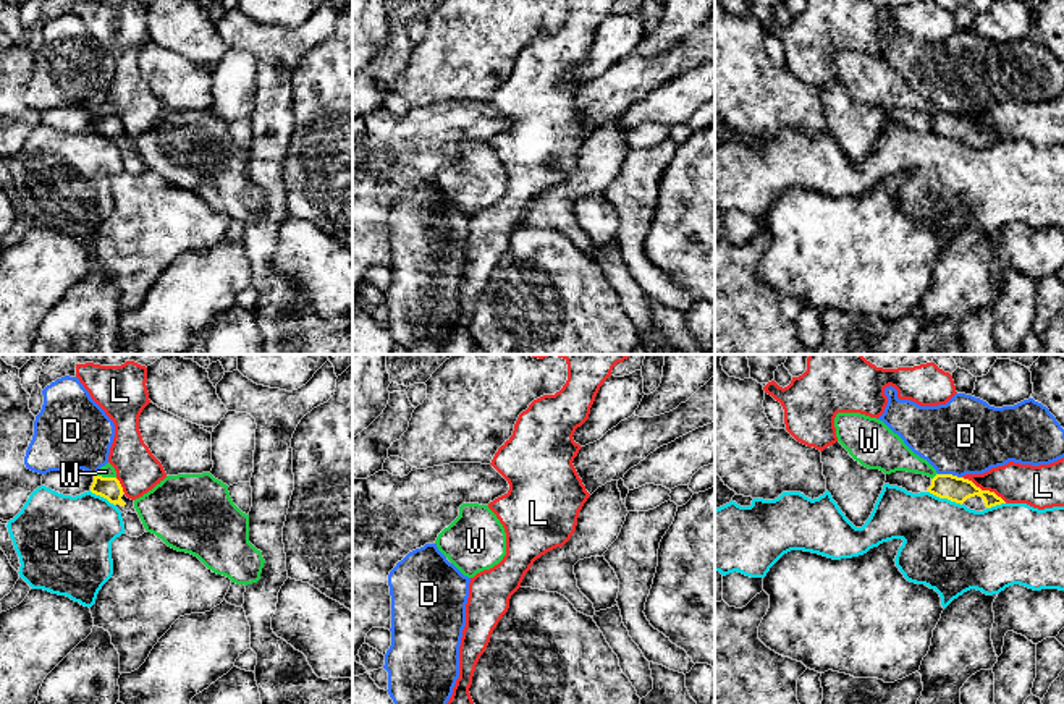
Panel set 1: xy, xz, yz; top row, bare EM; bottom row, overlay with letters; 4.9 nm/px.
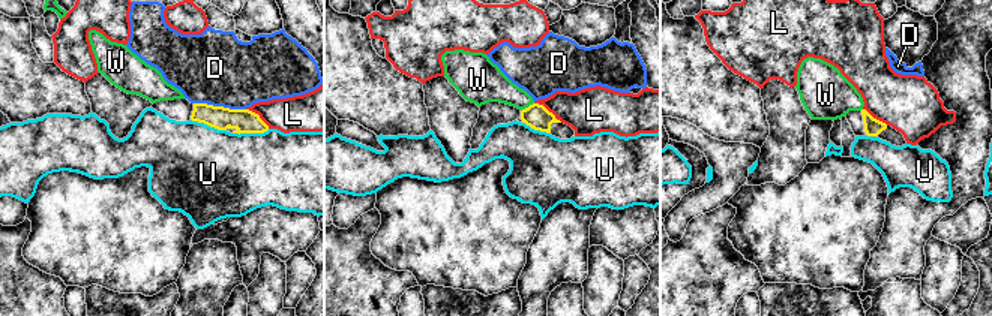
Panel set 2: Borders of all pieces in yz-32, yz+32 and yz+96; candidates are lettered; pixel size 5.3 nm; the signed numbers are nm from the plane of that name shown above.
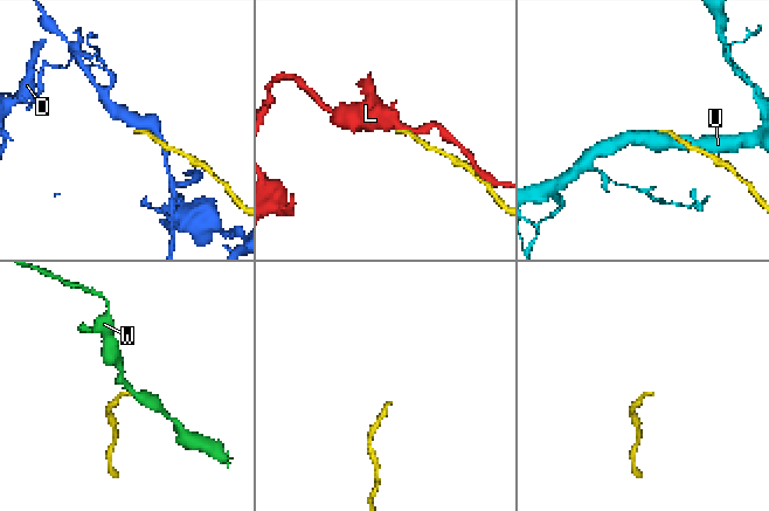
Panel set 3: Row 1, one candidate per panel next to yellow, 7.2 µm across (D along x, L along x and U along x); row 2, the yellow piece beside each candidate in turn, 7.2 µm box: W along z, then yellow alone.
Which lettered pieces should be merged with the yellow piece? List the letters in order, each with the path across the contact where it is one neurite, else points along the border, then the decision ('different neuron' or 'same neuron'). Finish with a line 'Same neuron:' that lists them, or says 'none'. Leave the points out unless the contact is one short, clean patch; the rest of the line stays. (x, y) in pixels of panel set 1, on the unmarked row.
D: different neuron
L: different neuron
U: different neuron
W: along xy (96, 112), (115, 115) | different neuron
Same neuron: none

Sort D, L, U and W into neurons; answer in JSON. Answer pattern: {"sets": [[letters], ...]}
{"sets": [["D"], ["L"], ["U"], ["W"]]}

